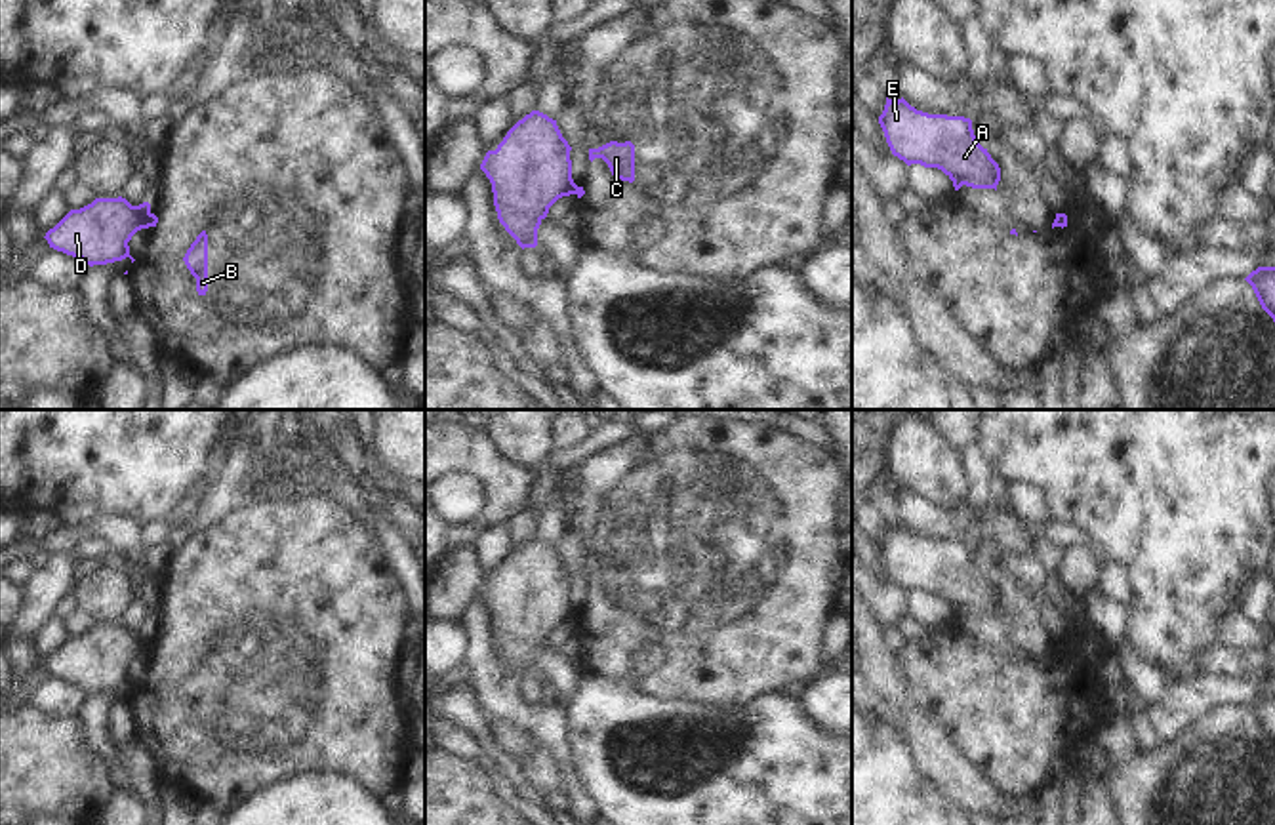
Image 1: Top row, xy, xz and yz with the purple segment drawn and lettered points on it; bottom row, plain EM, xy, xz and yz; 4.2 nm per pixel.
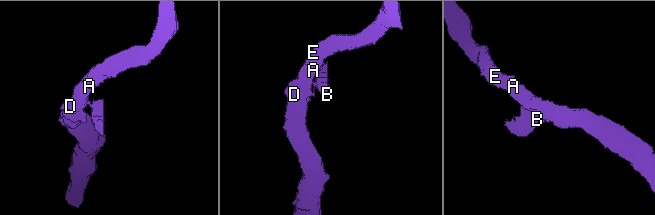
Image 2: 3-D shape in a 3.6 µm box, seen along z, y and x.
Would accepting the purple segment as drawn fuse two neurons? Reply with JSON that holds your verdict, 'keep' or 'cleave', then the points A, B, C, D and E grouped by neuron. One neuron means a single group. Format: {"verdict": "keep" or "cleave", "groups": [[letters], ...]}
{"verdict": "cleave", "groups": [["A", "D", "E"], ["B", "C"]]}

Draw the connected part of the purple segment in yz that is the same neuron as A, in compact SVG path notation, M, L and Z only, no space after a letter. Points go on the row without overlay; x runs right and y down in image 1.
M886 524L879 551L892 581L903 587L907 593L921 591L924 594L941 596L953 608L955 617L959 617L962 612L997 617L1001 594L991 585L987 575L983 575L976 566L970 545L928 541L911 533L903 524L898 528Z

